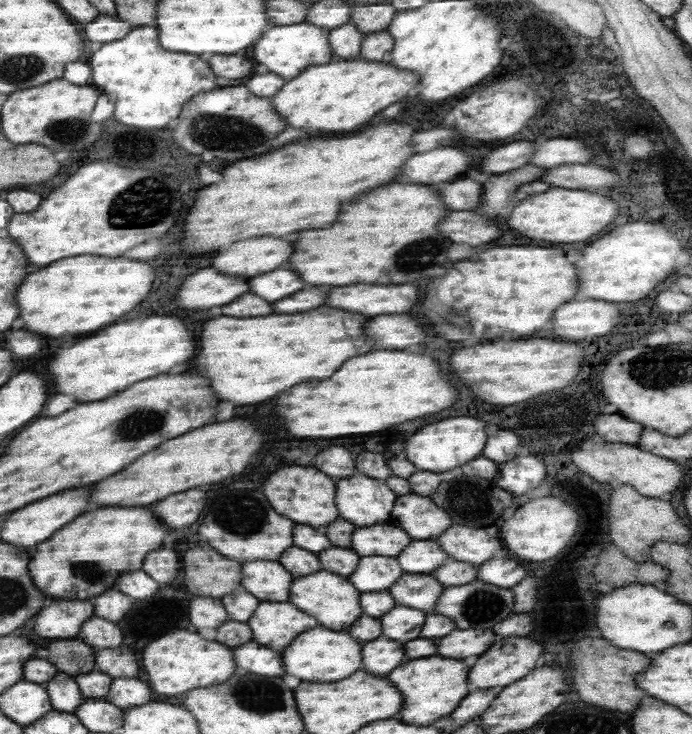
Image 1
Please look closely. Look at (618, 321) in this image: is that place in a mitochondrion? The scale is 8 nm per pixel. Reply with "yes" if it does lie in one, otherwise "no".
no

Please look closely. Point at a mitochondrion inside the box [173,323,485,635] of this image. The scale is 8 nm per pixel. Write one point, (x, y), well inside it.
(257, 527)

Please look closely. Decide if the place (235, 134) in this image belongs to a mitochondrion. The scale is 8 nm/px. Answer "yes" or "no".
yes

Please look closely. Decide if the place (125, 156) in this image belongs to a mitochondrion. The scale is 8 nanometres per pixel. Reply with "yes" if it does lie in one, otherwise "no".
no

